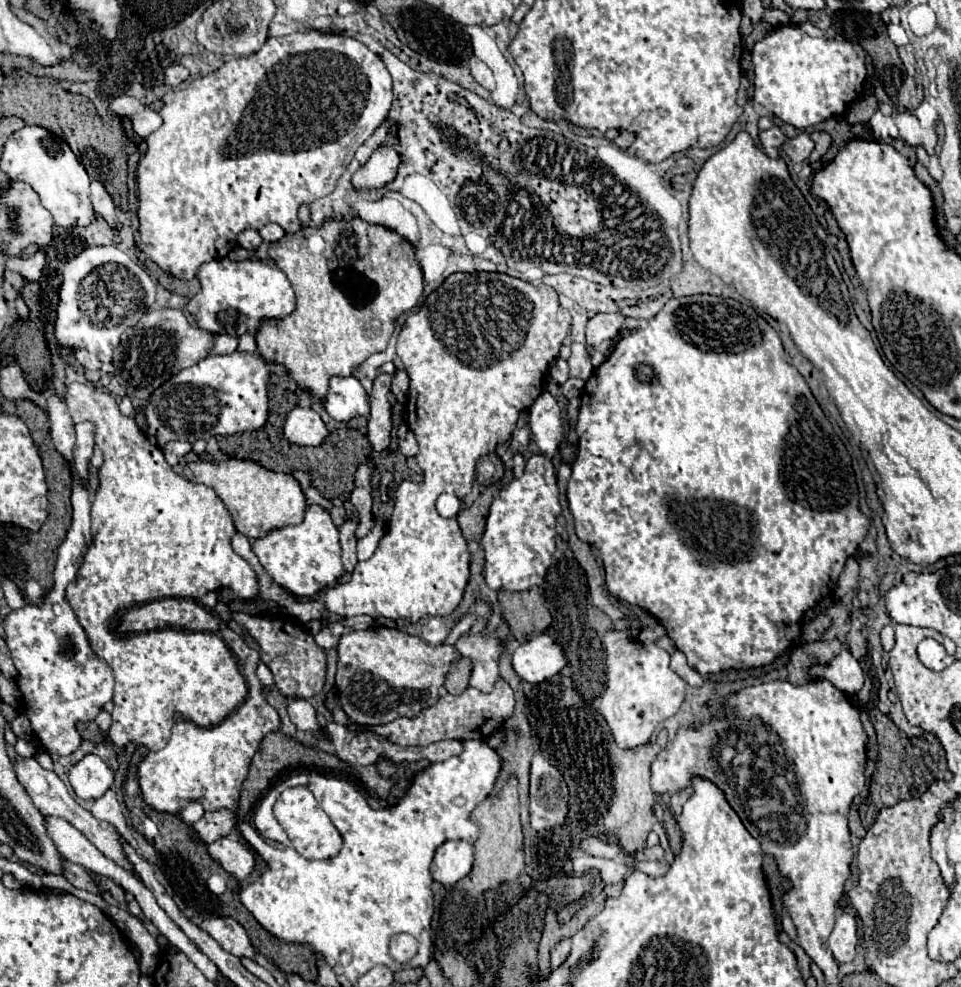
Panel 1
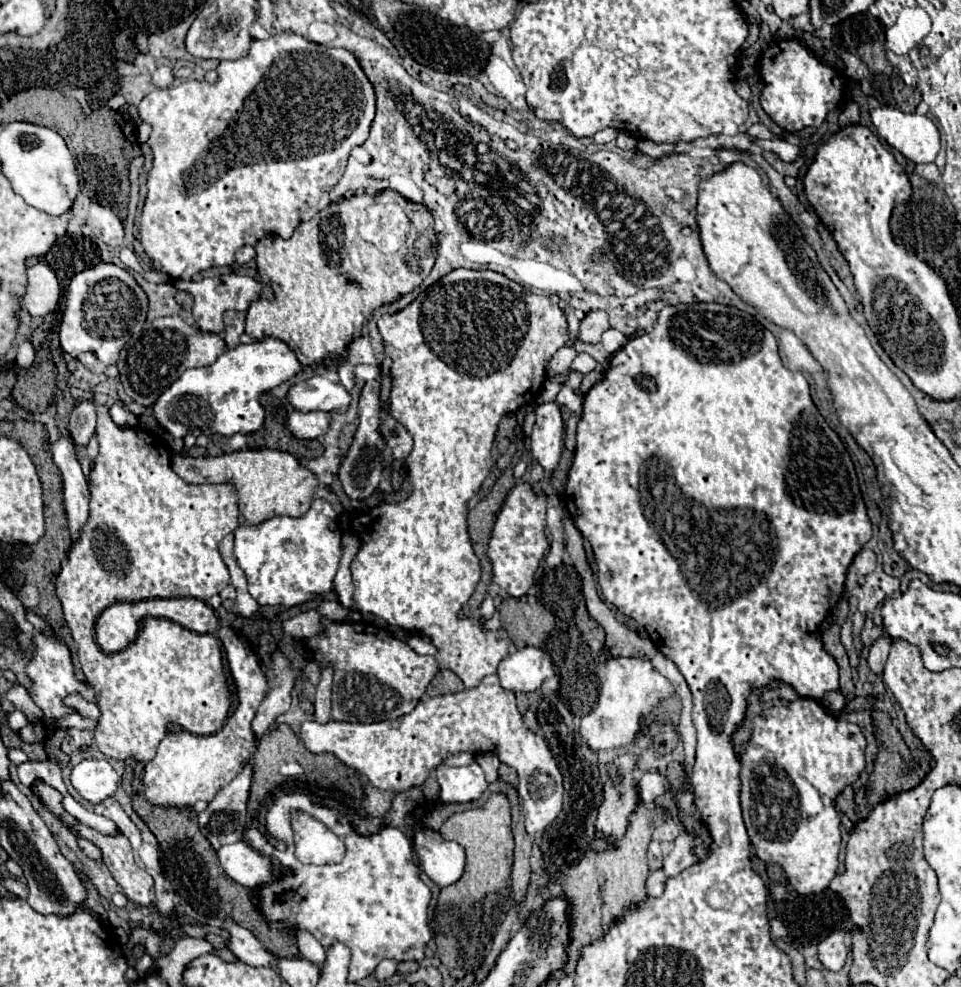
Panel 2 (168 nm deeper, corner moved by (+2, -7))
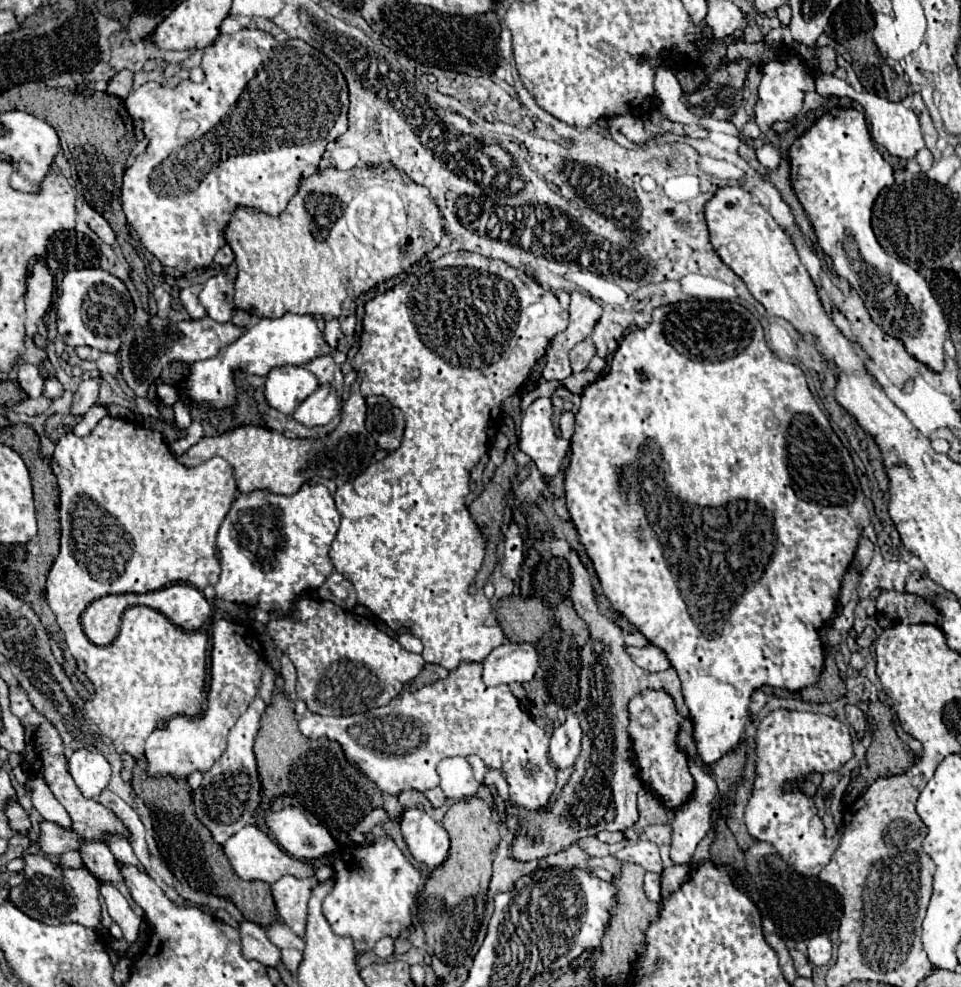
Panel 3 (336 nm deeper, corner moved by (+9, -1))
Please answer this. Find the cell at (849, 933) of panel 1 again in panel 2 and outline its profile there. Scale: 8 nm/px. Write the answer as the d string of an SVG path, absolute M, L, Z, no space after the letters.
M841 931L831 933L819 943L819 961L829 971L839 971L847 959L847 945Z

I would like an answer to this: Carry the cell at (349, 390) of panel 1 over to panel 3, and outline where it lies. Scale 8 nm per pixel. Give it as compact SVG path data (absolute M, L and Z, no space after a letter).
M284 365L268 373L264 395L270 407L282 413L294 413L294 409L318 387L320 383L316 375L306 367Z

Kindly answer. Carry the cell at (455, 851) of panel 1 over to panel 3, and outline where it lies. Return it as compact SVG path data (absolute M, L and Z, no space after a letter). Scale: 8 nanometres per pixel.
M406 809L402 813L402 821L400 821L400 829L402 829L402 835L406 839L406 845L412 853L412 857L424 865L428 865L430 871L438 869L446 857L448 857L448 851L450 851L450 839L448 839L448 833L442 825L438 825L426 811L422 809Z

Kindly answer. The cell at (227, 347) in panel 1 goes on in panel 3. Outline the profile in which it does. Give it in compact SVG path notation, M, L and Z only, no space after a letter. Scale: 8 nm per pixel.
M226 275L210 277L200 293L200 303L206 307L208 317L218 323L232 321L234 315L234 281Z

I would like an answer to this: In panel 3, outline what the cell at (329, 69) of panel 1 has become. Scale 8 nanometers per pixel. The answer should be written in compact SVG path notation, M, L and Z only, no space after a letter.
M242 29L232 35L220 35L214 45L204 49L202 69L206 73L202 83L184 79L176 87L166 87L166 85L148 81L140 89L130 93L124 101L126 109L130 107L130 115L144 121L144 135L148 137L148 147L142 155L136 157L134 165L126 169L122 197L120 197L122 209L126 213L128 223L136 229L142 245L162 263L162 267L174 267L182 273L190 273L196 267L212 265L216 251L226 243L224 233L226 233L226 225L230 223L234 209L254 207L270 217L278 217L286 209L286 205L294 197L294 193L298 193L300 179L306 177L308 171L318 169L320 159L326 151L326 145L330 141L336 141L348 129L346 113L348 113L350 101L348 101L348 89L346 89L346 79L342 77L342 71L338 69L338 65L334 65L334 61L330 61L324 53L320 53L318 49L314 49L312 45L308 45L302 39L288 39L284 43L280 43L270 33L264 33L258 29Z

